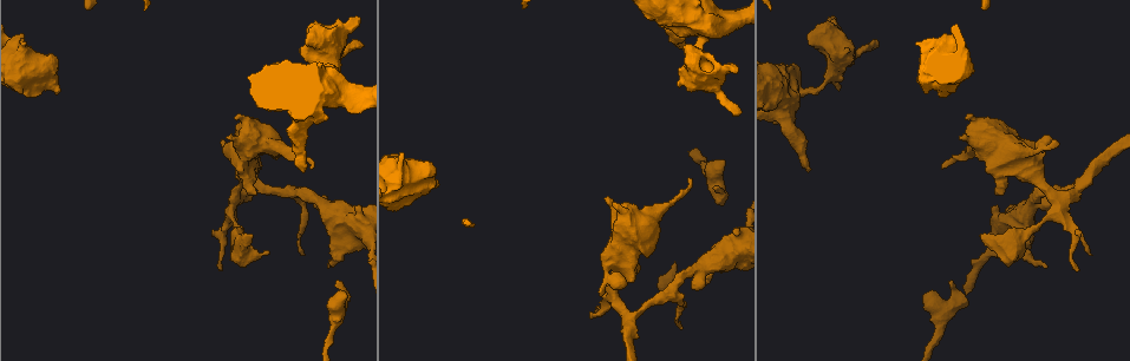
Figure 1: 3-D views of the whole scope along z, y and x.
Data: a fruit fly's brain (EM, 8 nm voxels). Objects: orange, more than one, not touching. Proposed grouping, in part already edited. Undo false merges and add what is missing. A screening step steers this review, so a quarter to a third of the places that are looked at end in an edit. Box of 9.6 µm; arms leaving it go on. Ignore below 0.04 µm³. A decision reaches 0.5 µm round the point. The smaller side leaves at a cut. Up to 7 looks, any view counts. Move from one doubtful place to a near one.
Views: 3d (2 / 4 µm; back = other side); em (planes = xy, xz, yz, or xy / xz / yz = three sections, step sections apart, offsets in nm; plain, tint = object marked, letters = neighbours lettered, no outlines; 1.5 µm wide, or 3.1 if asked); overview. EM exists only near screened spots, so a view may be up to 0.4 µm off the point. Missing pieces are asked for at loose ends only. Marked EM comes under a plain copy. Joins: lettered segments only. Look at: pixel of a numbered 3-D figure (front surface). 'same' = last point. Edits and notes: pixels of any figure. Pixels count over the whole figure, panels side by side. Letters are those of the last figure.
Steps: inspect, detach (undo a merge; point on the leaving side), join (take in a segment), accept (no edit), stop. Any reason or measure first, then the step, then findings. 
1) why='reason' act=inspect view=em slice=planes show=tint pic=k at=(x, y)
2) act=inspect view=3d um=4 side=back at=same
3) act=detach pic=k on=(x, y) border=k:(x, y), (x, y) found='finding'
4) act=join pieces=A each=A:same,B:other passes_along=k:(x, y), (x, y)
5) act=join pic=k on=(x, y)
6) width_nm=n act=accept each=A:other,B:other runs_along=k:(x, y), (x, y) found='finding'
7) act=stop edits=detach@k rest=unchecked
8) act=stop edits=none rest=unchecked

why='thick end' act=inspect view=em um=3.1 slice=planes show=letters pic=1 at=(55, 95)

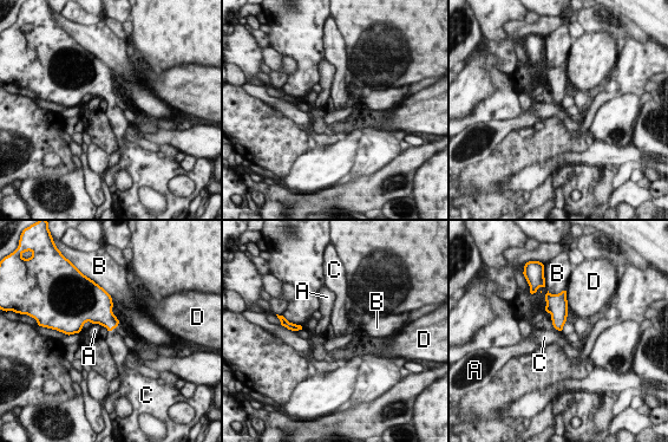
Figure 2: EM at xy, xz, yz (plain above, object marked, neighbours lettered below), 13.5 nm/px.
longest_contact=D:220nm act=join pieces=C each=A:other,B:other,C:same,D:other passes_along=2:(100, 313), (112, 327), (115, 340) found='it goes on there'

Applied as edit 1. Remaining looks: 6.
act=inspect view=overview

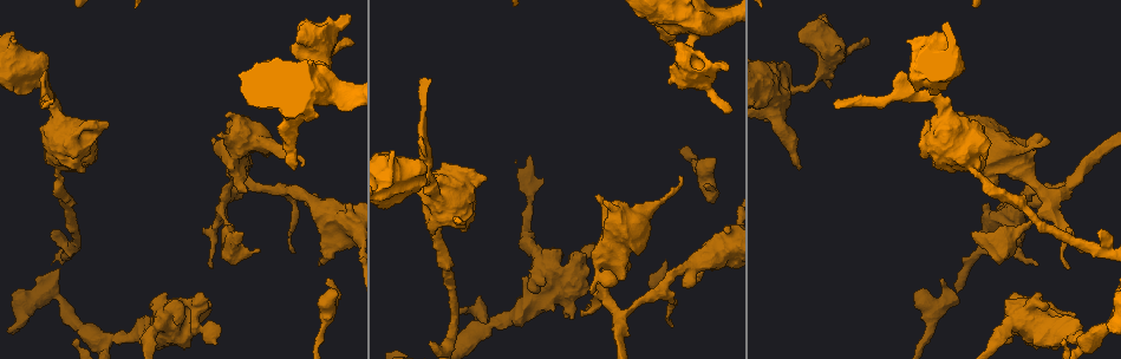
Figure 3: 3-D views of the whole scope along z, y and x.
why='a narrow waist' act=inspect view=em slice=planes show=letters pic=3 at=(691, 33)

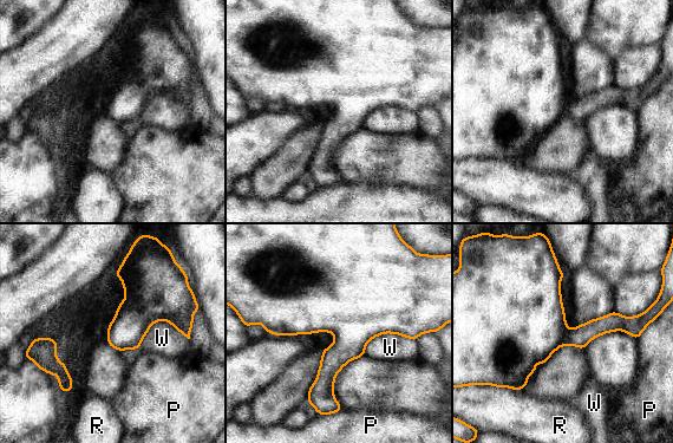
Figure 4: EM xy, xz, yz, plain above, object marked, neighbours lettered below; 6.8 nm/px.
width_nm=240 act=accept each=P:other,R:other,W:other found='continuous, no second cell'

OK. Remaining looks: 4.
why='sharp bend' act=inspect view=3d um=4 pic=3 at=(1061, 186)

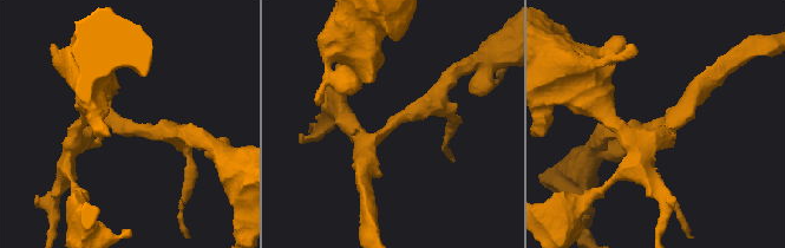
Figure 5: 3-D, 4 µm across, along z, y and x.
arms=3 arm_widths_nm=260,280,300 act=inspect view=em slice=planes show=letters pic=5 at=(657, 124)

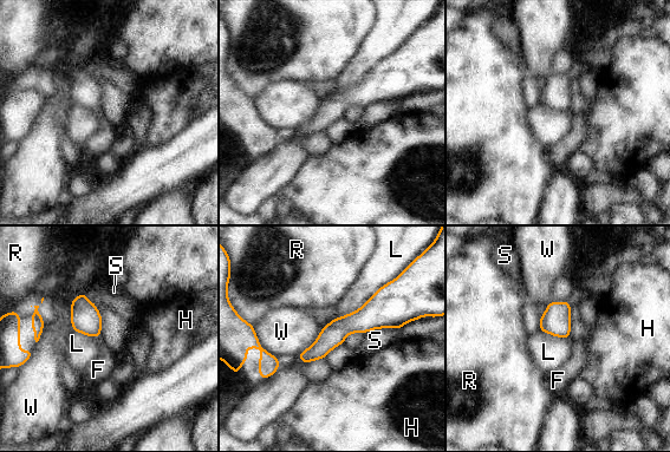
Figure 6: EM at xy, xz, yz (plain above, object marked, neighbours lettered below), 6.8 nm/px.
act=accept each=F:other,H:other,L:other,R:other,S:other,W:other runs_along=6:(397, 318), (344, 325), (303, 358) found='continuous, no second cell'

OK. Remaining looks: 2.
act=stop edits=join@2 rest=unchecked

